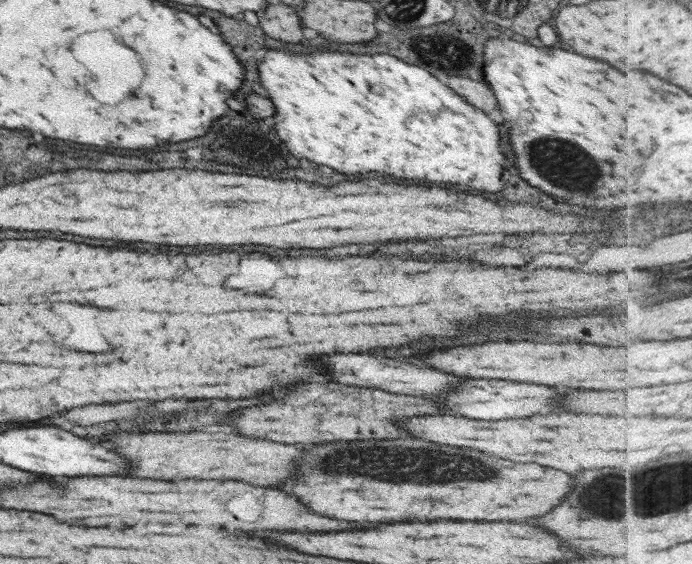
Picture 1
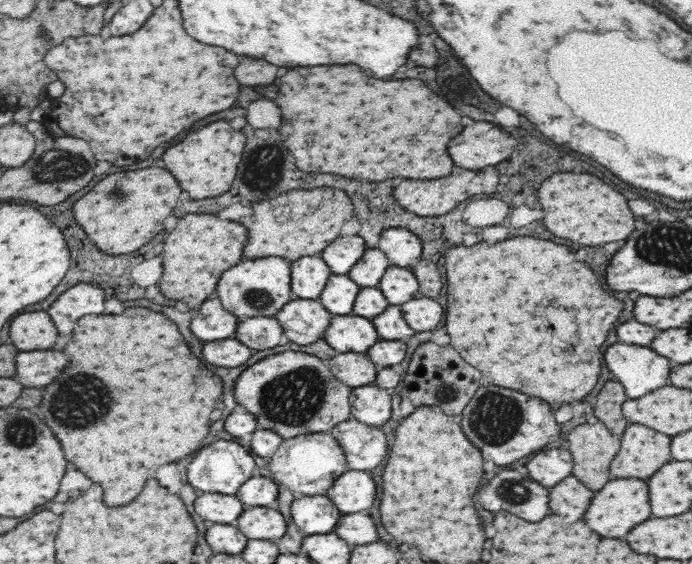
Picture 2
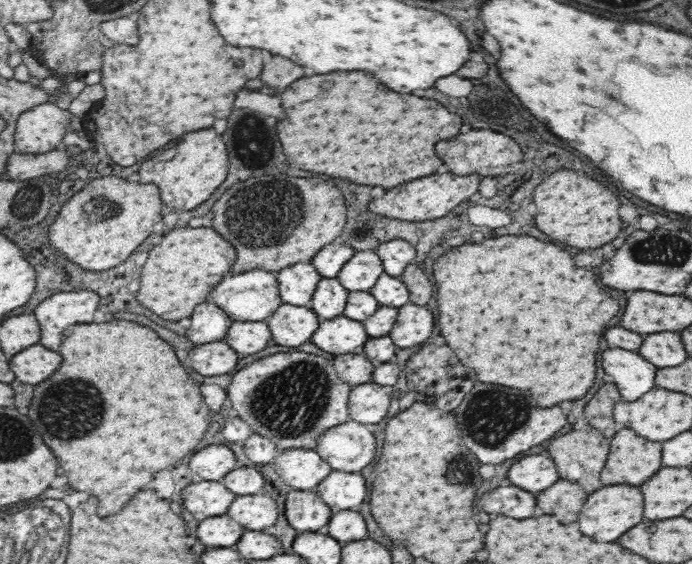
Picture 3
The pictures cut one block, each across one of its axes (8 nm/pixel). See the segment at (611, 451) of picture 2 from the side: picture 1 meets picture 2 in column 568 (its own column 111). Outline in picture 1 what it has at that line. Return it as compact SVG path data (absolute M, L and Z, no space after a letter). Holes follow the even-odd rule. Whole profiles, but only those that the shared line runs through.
M115 430L108 437L112 449L127 458L132 468L128 476L176 480L176 478L204 478L204 480L244 480L256 486L278 486L294 472L294 460L300 458L296 446L286 446L268 440L252 440L243 434L208 434L208 432L146 432L134 434Z

